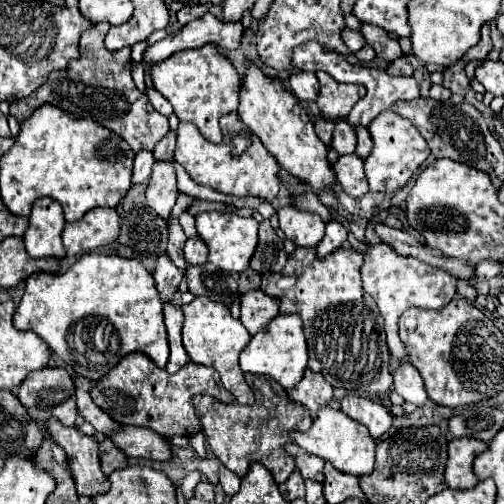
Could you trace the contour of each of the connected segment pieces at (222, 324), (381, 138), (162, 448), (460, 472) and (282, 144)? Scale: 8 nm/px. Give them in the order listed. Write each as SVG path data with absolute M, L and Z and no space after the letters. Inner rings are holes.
M204 296L194 298L190 304L182 306L182 310L184 310L182 340L184 340L184 348L190 356L190 360L196 362L196 364L212 366L214 370L218 370L224 388L230 394L234 394L236 402L252 406L254 404L254 392L246 384L244 372L238 366L238 354L242 352L242 348L250 340L250 334L246 332L246 328L236 318L232 318L230 308L226 304L214 302L214 300L204 298Z
M392 110L380 112L370 122L368 132L372 136L374 148L368 154L368 158L364 158L364 172L366 172L368 186L372 192L396 192L396 190L400 190L426 164L426 160L430 156L426 140L414 128L414 124L406 122L406 118L394 114Z
M122 426L116 434L112 434L112 442L126 456L148 458L148 460L158 460L158 462L172 462L170 444L154 430Z
M454 438L448 442L448 464L444 470L444 480L448 488L472 488L478 478L472 472L474 458L486 450L484 442L476 438Z
M254 62L246 64L240 86L240 106L236 114L262 140L266 150L278 160L278 164L286 172L298 176L316 190L332 186L334 172L326 160L328 150L316 136L310 114L278 78L266 76Z

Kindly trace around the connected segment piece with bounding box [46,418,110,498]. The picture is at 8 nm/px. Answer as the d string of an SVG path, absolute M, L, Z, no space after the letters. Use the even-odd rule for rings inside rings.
M54 418L46 422L46 428L68 456L78 494L92 498L106 492L110 488L110 482L100 466L100 450L96 438L82 434L78 428L62 426L62 422Z

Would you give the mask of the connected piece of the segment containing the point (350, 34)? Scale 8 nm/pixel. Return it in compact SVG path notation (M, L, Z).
M344 30L344 42L352 52L358 52L366 44L364 36L360 32L354 32L354 30Z

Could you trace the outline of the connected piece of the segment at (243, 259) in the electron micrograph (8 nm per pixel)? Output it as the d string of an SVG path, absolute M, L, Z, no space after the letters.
M204 212L196 216L198 236L206 242L210 254L208 262L226 272L244 272L250 266L254 250L258 246L258 222L254 218L240 218L236 214Z

